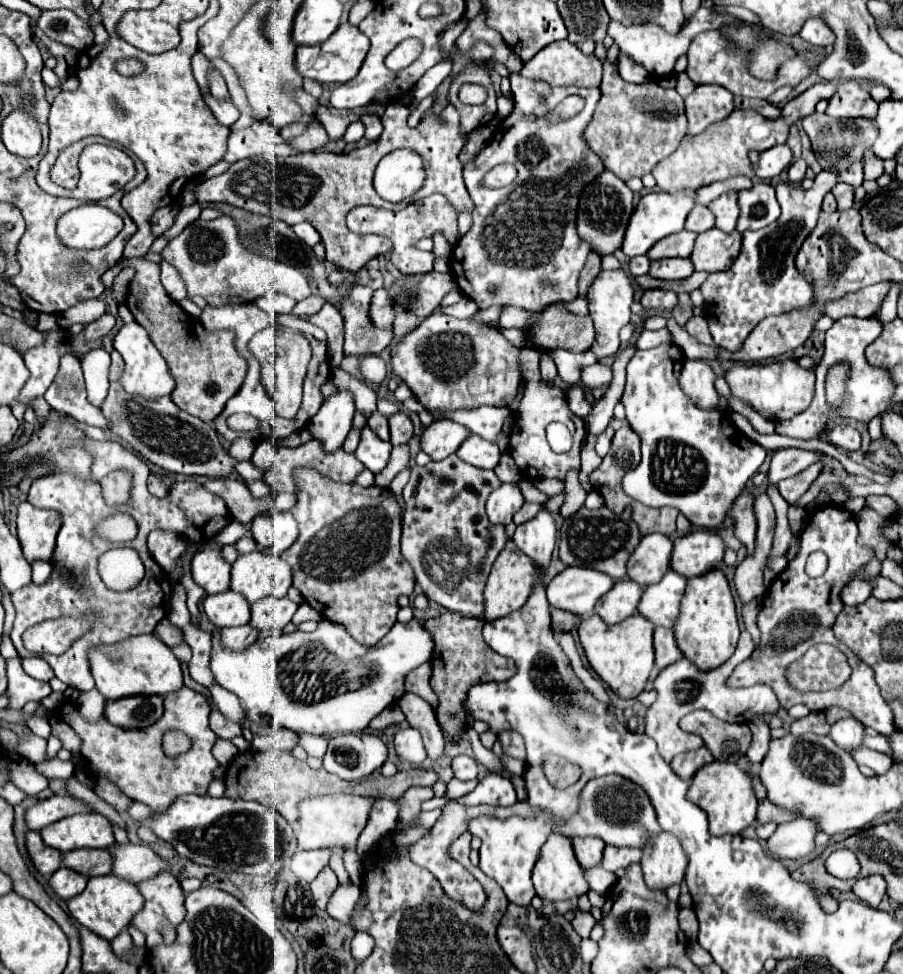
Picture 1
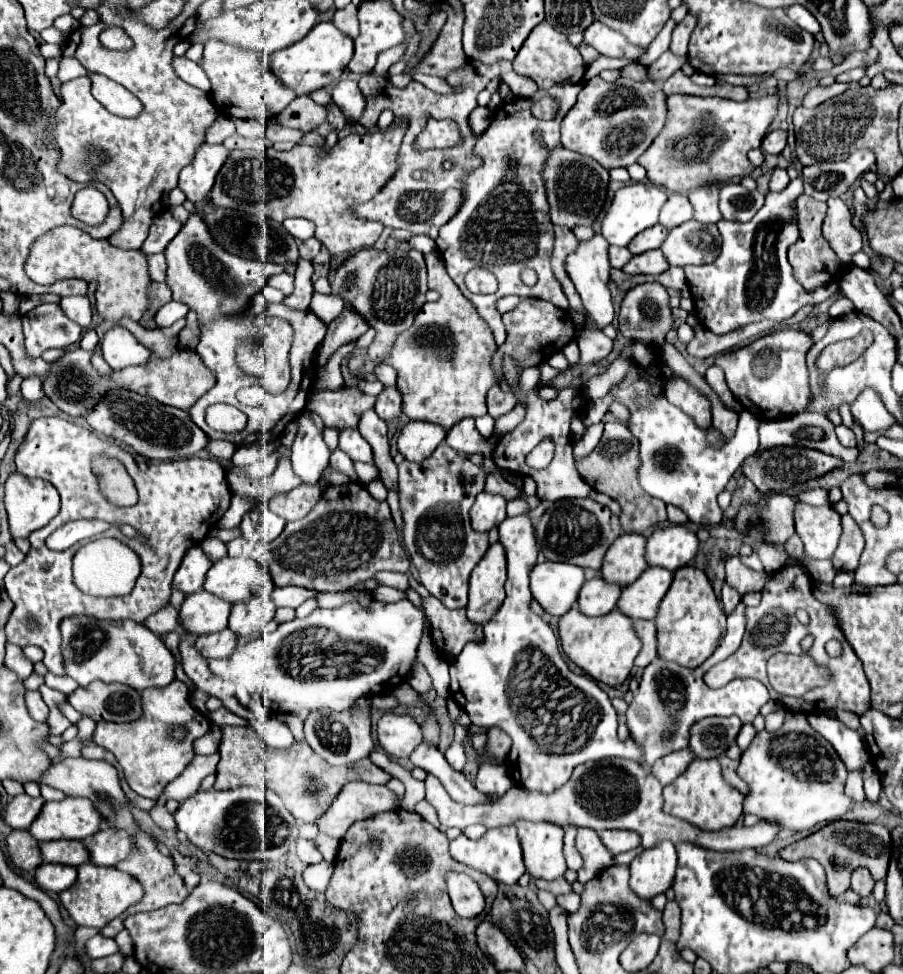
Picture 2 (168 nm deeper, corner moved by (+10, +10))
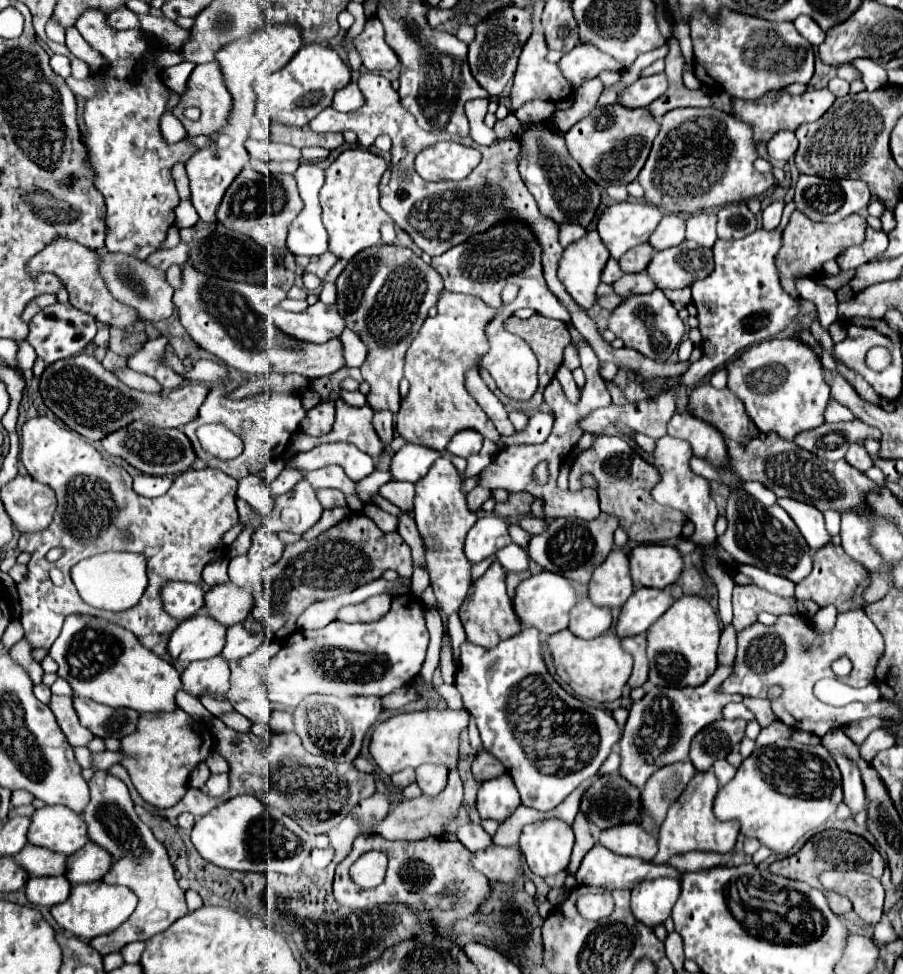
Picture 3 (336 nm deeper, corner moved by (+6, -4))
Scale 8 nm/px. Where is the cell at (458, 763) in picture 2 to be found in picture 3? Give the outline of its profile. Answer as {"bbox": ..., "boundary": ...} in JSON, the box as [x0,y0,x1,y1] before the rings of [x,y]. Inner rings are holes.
{"bbox":[373,770,463,840],"boundary":[[[457,770],[449,772],[449,780],[447,780],[447,788],[443,790],[441,796],[437,798],[427,798],[427,796],[419,796],[413,800],[401,800],[399,804],[393,804],[391,812],[373,826],[373,834],[379,834],[387,840],[419,840],[423,836],[441,836],[445,824],[449,820],[455,818],[457,808],[461,806],[463,800],[463,786],[461,786],[461,778]]]}

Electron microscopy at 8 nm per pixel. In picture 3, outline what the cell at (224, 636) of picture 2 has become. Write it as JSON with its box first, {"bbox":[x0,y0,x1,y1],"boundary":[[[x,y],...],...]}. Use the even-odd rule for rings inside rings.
{"bbox":[181,656,229,696],"boundary":[[[223,656],[195,660],[185,668],[181,680],[183,688],[193,696],[201,696],[205,692],[225,694],[229,688],[229,662]]]}

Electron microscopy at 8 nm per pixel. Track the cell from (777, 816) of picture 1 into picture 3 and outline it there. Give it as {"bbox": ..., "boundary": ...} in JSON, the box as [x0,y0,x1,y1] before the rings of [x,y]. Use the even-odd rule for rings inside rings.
{"bbox":[713,760,735,784],"boundary":[[[725,760],[725,762],[715,762],[715,766],[713,766],[713,772],[715,772],[715,776],[719,778],[719,782],[721,784],[727,784],[733,776],[735,776],[735,768]]]}

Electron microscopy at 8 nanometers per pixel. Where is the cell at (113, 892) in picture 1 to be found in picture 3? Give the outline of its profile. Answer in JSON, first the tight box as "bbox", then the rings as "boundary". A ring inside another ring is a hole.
{"bbox":[51,880,139,942],"boundary":[[[99,880],[99,882],[87,882],[87,884],[73,886],[69,900],[53,906],[51,914],[57,920],[57,924],[63,926],[67,932],[75,934],[83,942],[91,942],[97,936],[117,930],[117,926],[121,926],[135,912],[137,902],[139,902],[139,898],[129,888],[111,886],[111,884],[105,884],[103,880]]]}

